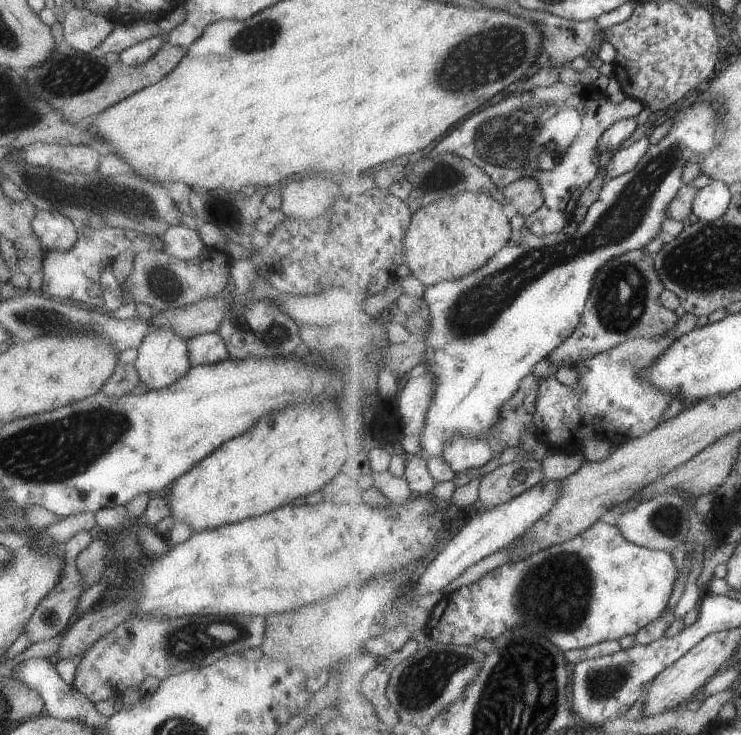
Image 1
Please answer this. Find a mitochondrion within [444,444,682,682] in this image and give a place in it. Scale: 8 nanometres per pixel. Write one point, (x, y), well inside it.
(563, 579)

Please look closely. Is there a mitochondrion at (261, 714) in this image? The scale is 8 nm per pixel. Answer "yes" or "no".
no

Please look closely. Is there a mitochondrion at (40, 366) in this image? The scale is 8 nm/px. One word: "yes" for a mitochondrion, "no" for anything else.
no

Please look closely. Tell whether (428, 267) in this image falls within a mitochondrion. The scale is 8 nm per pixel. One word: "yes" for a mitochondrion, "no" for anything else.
no

